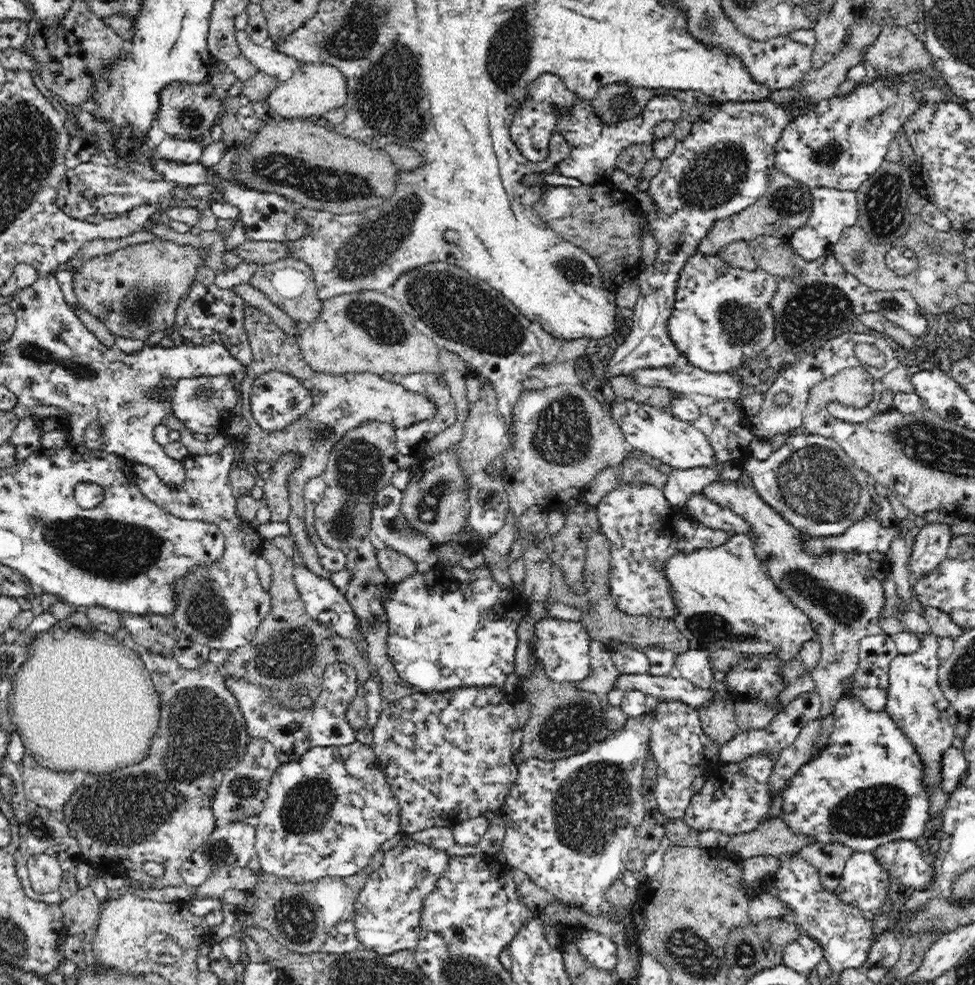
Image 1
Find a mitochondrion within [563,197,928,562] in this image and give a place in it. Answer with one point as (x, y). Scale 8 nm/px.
(814, 482)

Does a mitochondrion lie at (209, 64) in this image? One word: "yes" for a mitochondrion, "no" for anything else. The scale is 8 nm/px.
no

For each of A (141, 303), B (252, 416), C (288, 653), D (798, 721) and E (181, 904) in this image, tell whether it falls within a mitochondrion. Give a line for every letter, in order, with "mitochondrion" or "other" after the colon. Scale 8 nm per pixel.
A: mitochondrion
B: other
C: mitochondrion
D: other
E: other

